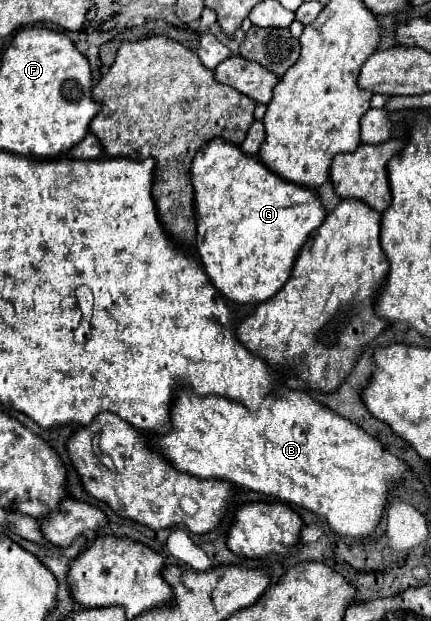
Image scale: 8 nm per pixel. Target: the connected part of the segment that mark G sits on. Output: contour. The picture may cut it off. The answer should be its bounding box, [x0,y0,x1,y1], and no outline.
[190,139,326,303]

